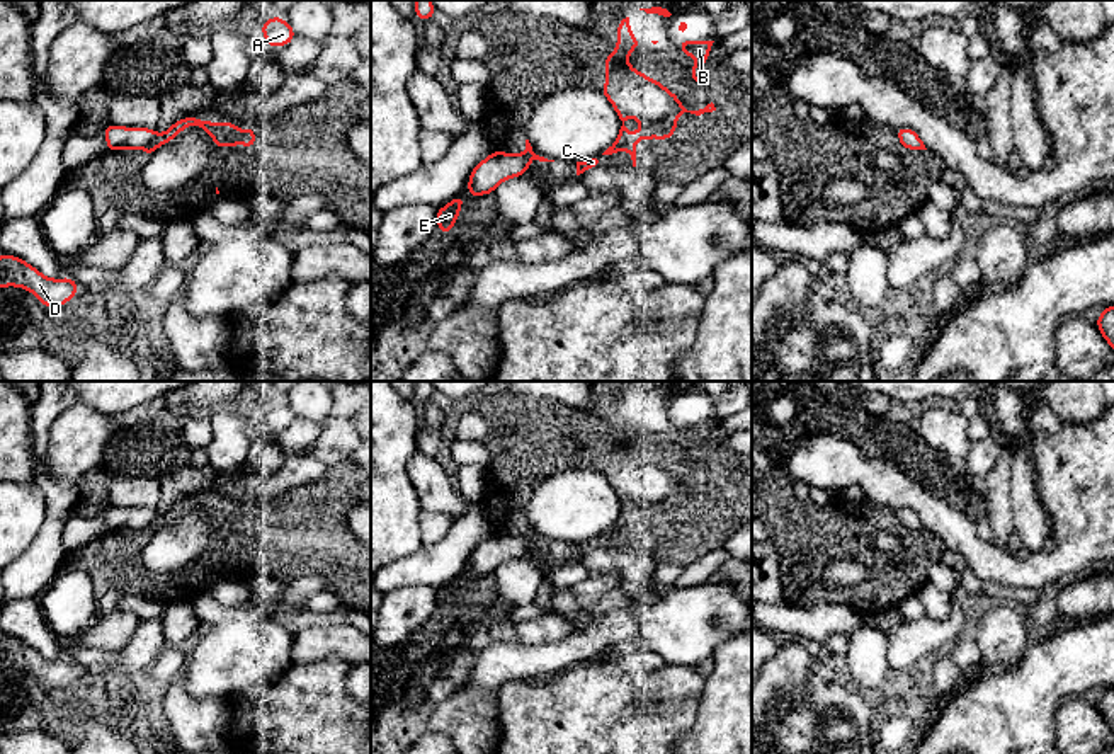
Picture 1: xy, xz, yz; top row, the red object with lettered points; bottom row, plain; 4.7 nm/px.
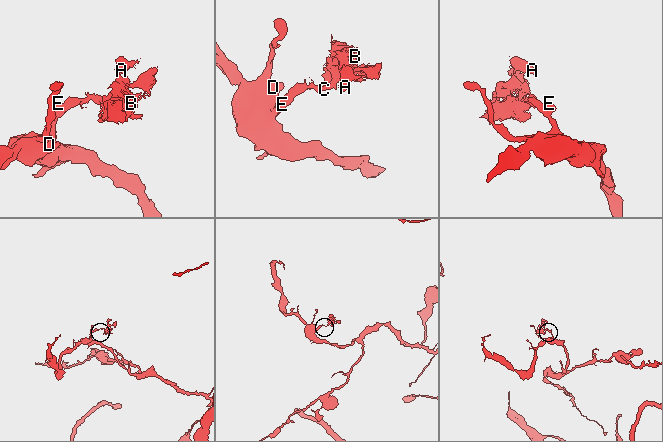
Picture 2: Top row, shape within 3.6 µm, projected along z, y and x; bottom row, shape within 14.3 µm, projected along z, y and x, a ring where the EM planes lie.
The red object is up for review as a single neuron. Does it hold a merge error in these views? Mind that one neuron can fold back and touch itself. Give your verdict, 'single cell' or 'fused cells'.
fused cells

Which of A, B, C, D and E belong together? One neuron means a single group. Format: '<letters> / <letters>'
A B C / D E

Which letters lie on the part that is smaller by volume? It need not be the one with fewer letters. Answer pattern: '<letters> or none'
A, B, C

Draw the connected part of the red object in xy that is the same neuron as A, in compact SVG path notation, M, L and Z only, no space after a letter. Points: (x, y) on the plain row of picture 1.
M270 398L262 405L262 417L272 429L289 426L296 415L294 410L282 398Z

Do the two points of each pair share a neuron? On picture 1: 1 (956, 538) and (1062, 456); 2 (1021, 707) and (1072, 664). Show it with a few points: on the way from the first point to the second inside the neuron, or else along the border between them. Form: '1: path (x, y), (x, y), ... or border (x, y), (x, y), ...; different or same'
1: path (1004, 567), (1038, 567), (1063, 542), (1063, 504); same
2: path (1033, 695), (1060, 668); same

